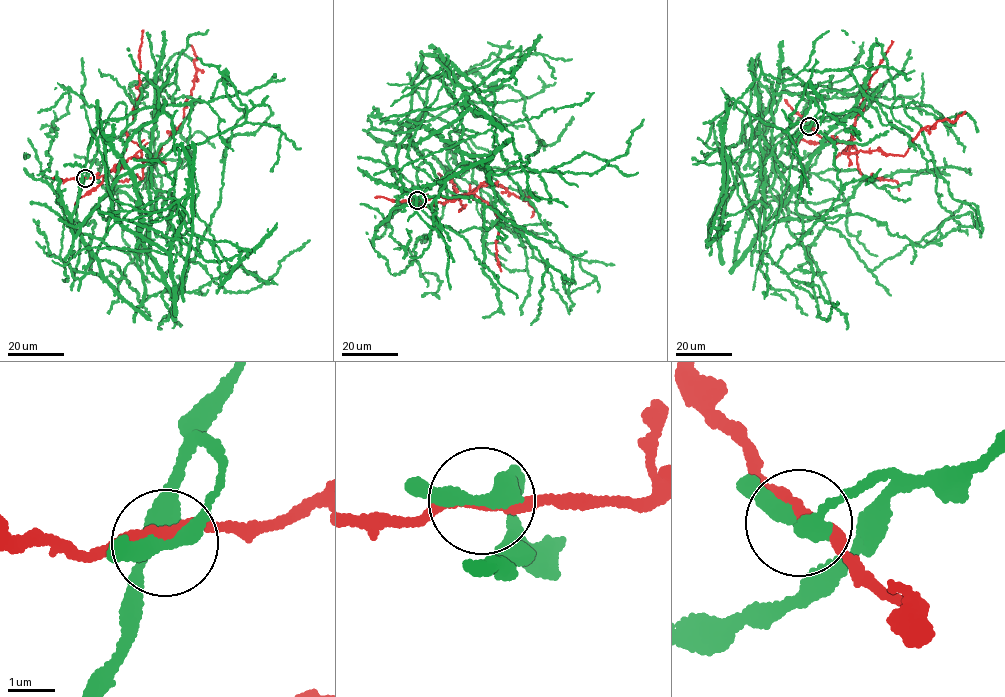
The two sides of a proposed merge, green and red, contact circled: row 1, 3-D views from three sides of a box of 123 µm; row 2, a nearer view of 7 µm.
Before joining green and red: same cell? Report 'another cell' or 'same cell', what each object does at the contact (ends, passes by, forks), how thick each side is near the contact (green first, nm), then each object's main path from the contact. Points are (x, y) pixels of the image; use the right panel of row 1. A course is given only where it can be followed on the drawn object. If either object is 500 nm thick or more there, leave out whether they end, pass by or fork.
another cell | green passes by | red passes by | 320/200 nm | green via (809, 126), (762, 199), (758, 116), (743, 135), (749, 151), (765, 136), (787, 68), (811, 102), (764, 291) | red via (809, 126), (819, 137), (844, 141), (847, 154), (878, 150), (902, 156), (920, 131), (954, 121), (965, 111)

